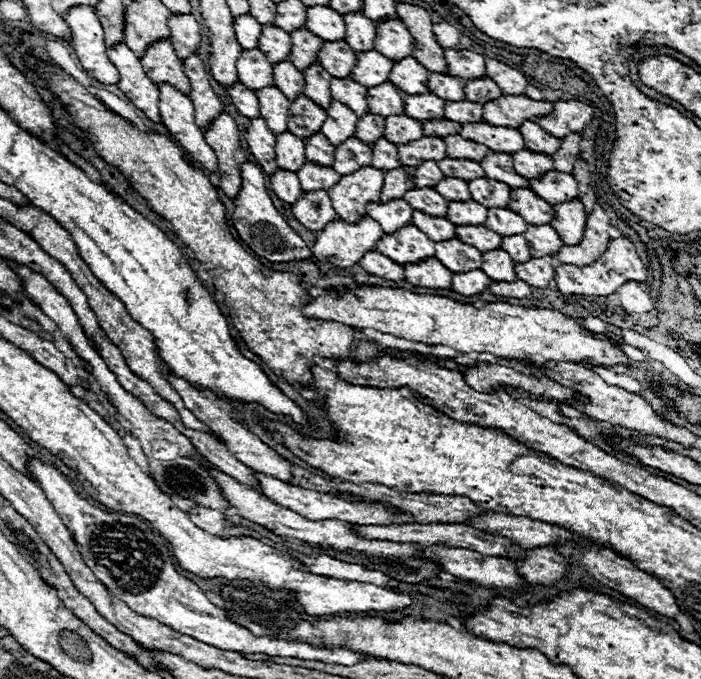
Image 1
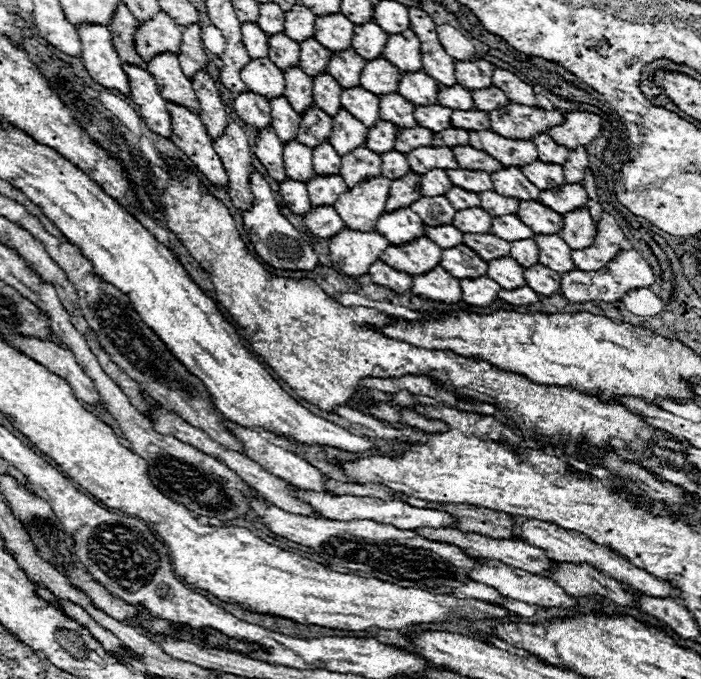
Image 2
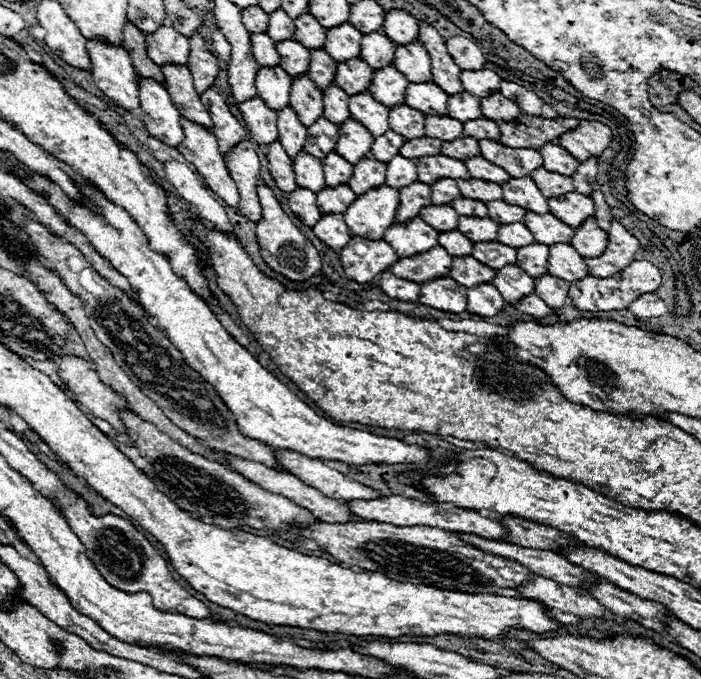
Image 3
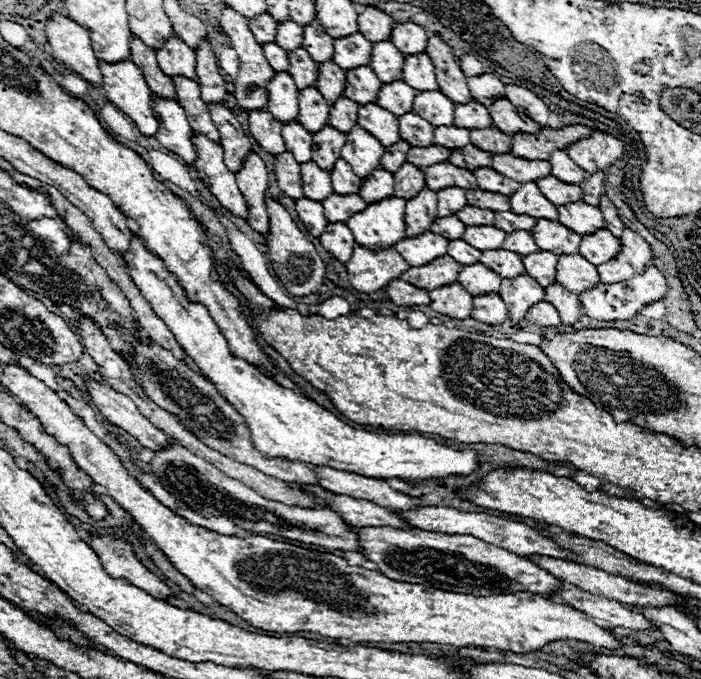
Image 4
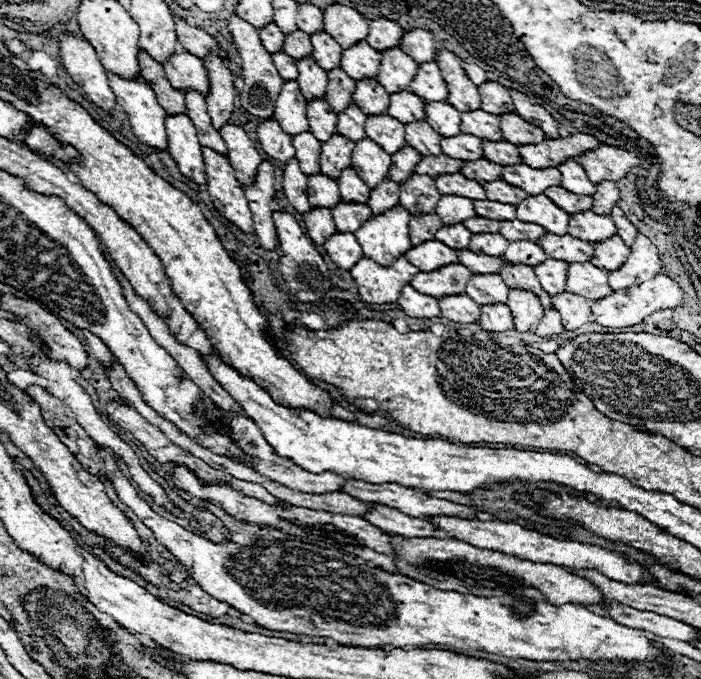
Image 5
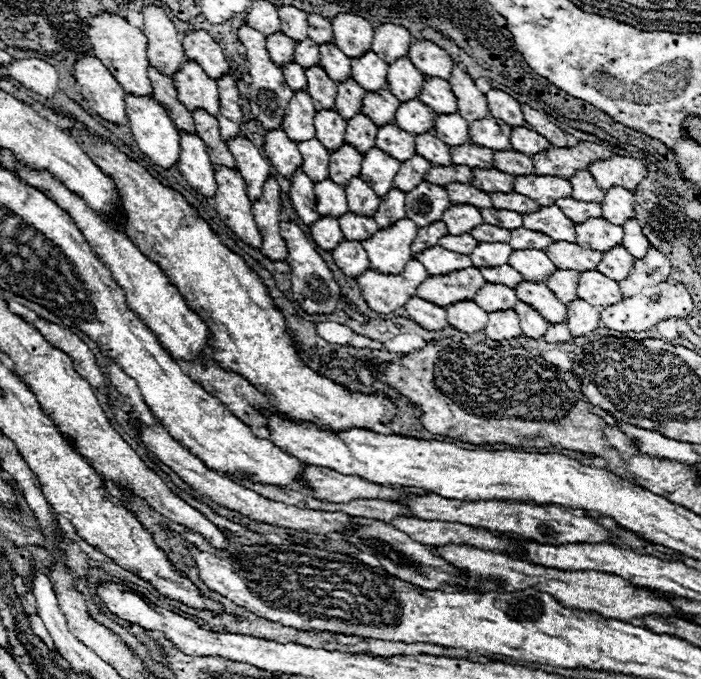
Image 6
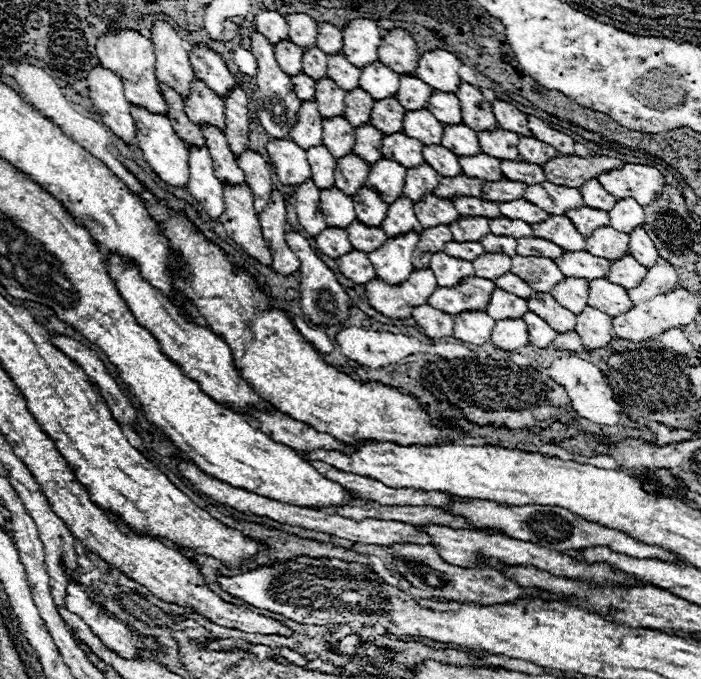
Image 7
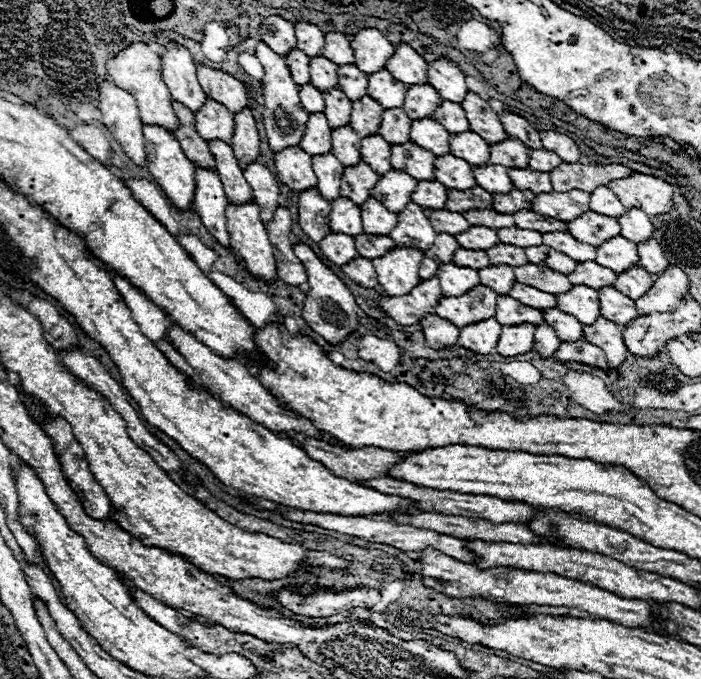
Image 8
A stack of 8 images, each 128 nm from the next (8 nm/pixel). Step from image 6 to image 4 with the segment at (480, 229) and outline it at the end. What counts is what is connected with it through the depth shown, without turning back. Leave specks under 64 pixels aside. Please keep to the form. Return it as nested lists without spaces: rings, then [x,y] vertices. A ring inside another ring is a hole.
[[[464,206],[456,216],[458,216],[466,226],[494,225],[494,212],[492,210],[480,210],[480,208]]]

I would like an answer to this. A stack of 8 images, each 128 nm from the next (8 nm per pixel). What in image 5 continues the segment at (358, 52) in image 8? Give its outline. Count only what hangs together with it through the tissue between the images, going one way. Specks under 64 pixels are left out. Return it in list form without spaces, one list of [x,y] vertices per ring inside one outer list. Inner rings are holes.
[[[330,4],[324,10],[324,30],[342,48],[350,48],[352,44],[368,36],[368,24],[364,16],[352,6],[344,6],[344,4]]]

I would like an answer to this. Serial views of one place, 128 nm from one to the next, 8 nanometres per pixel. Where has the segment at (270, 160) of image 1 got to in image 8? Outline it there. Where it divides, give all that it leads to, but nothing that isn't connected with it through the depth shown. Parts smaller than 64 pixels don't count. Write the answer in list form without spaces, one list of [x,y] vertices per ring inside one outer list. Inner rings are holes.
[[[316,188],[300,192],[298,214],[300,214],[300,226],[310,240],[320,242],[330,232],[330,226],[328,226],[330,204]]]

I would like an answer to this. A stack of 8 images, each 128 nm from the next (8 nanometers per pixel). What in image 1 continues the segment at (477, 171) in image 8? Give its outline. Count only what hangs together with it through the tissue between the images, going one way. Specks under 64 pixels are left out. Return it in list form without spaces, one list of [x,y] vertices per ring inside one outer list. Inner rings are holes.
[[[404,94],[404,114],[420,122],[432,118],[444,118],[444,100],[428,94]]]

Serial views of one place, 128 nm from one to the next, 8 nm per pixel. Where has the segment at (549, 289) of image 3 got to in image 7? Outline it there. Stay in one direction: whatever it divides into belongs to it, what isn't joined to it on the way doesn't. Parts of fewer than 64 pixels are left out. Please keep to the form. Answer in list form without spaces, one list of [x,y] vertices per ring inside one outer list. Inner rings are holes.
[[[586,306],[576,316],[576,334],[588,348],[602,348],[610,342],[610,336],[614,334],[612,318],[592,306]]]

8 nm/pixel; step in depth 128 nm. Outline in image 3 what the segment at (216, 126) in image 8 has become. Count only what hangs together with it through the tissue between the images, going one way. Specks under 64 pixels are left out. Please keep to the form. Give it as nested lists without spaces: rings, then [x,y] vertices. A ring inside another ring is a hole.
[[[160,26],[156,32],[146,34],[146,50],[156,64],[186,64],[190,44],[188,38],[172,26]]]

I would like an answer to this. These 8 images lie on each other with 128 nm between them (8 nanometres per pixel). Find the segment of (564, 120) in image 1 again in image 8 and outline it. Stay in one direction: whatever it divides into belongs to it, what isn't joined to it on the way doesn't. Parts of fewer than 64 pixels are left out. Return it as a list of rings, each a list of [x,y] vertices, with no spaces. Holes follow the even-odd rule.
[[[632,172],[628,178],[612,180],[608,184],[626,208],[640,208],[648,216],[668,212],[672,204],[672,186],[656,176]]]

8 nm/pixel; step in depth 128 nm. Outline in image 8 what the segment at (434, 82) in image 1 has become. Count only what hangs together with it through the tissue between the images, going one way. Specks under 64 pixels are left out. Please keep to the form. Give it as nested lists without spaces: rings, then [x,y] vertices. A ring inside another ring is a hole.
[[[506,138],[490,144],[490,162],[506,168],[528,168],[528,150],[520,140]]]

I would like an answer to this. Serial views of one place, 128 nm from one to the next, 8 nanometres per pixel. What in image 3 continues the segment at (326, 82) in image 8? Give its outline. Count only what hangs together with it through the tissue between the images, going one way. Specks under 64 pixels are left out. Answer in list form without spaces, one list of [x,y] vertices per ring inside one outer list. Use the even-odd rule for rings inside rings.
[[[282,8],[272,12],[270,18],[268,18],[268,30],[266,30],[266,34],[272,36],[274,42],[294,38],[294,22],[292,22],[292,18],[288,18],[288,14]]]

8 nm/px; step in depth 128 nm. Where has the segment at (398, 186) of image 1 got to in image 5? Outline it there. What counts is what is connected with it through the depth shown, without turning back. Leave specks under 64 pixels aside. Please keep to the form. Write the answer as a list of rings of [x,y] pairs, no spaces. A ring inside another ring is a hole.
[[[436,212],[430,214],[412,214],[410,216],[410,240],[412,244],[422,244],[424,240],[432,240],[434,232],[442,226],[440,216]]]

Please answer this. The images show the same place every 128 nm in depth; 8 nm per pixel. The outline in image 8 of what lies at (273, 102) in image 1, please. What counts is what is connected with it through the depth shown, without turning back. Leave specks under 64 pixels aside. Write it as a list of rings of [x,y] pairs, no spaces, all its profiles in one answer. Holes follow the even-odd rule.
[[[330,152],[318,154],[318,156],[312,156],[312,168],[318,178],[318,184],[316,184],[318,192],[322,196],[328,196],[328,200],[332,200],[332,196],[340,196],[340,180],[344,170],[340,160],[336,160],[336,156]]]

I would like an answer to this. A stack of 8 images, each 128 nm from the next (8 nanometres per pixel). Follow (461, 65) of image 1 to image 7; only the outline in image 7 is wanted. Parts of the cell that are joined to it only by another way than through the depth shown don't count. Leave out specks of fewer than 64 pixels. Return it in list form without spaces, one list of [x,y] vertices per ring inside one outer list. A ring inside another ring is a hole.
[[[494,100],[492,102],[492,112],[494,112],[496,122],[498,122],[500,128],[508,128],[510,132],[516,132],[518,136],[532,136],[528,132],[526,114],[520,112],[516,106],[512,106],[504,100]]]

